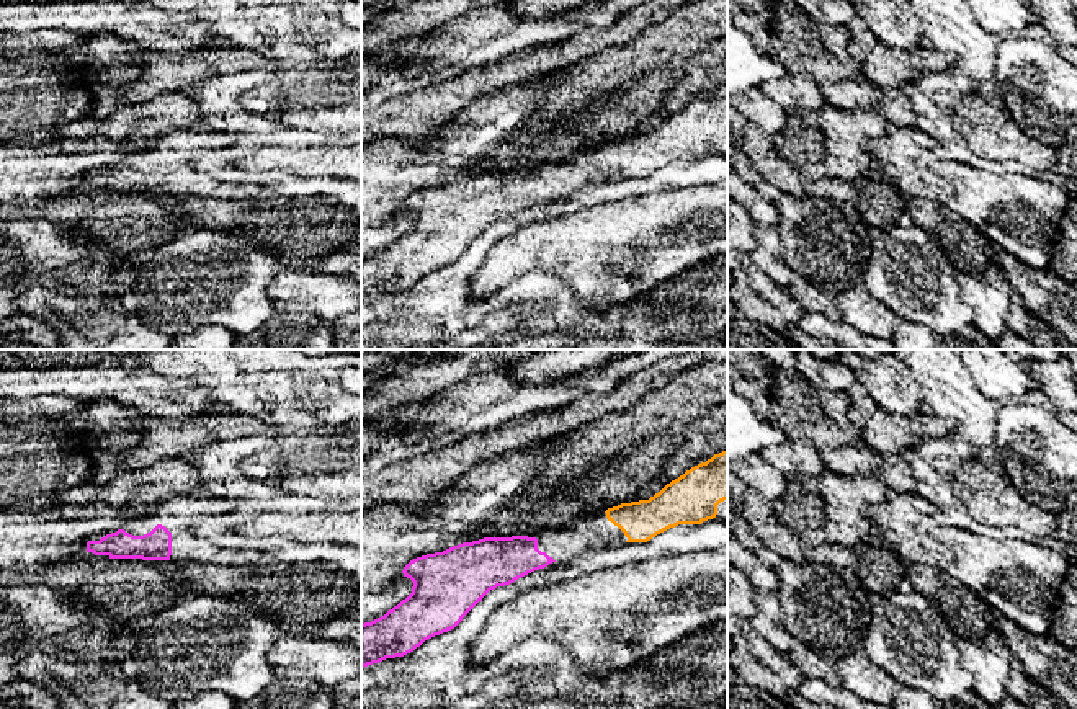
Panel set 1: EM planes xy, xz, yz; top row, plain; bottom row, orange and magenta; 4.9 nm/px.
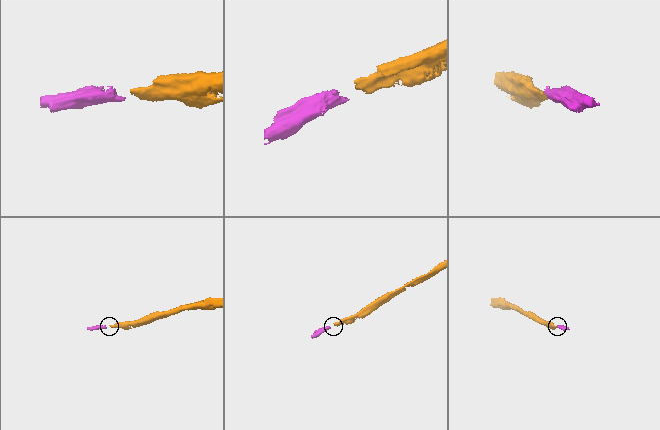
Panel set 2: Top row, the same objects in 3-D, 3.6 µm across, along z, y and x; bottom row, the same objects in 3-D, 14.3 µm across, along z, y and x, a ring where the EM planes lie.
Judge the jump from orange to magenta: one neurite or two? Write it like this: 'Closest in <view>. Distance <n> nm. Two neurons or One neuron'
Closest in xz. Distance 340 nm. One neuron

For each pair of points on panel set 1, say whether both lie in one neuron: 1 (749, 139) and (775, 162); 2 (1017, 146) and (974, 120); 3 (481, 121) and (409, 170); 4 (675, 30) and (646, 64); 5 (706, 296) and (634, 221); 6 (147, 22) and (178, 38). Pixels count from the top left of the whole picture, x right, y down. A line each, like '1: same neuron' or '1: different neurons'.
1: same neuron
2: same neuron
3: same neuron
4: same neuron
5: different neurons
6: same neuron

